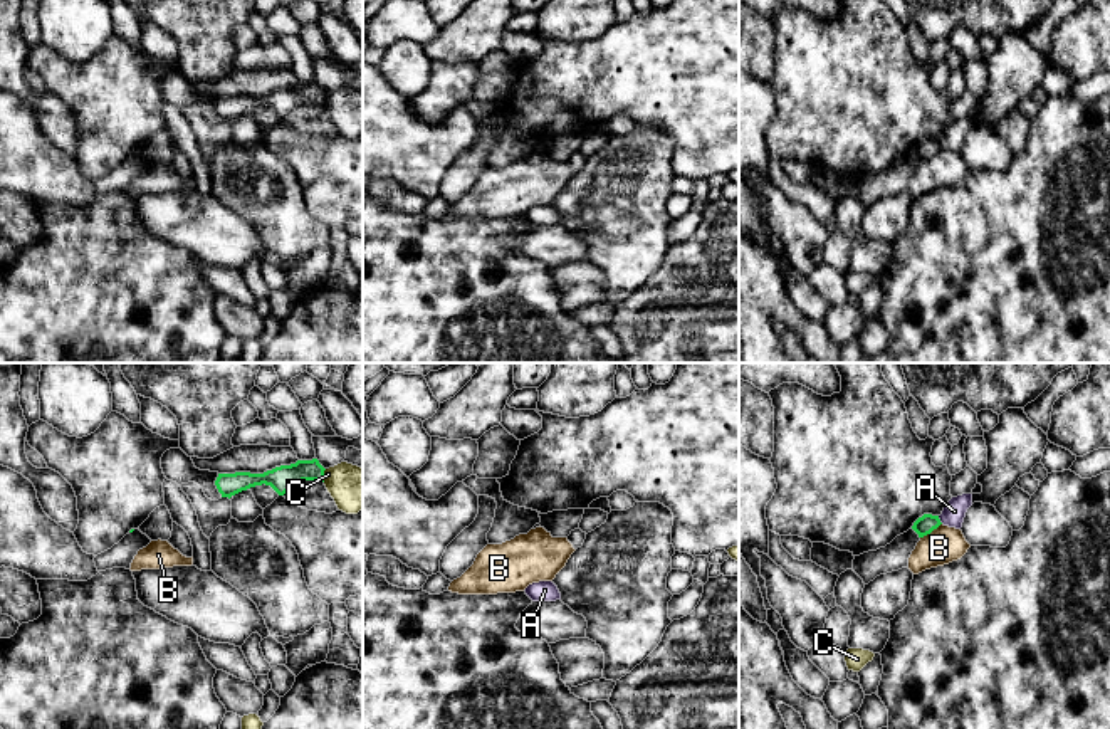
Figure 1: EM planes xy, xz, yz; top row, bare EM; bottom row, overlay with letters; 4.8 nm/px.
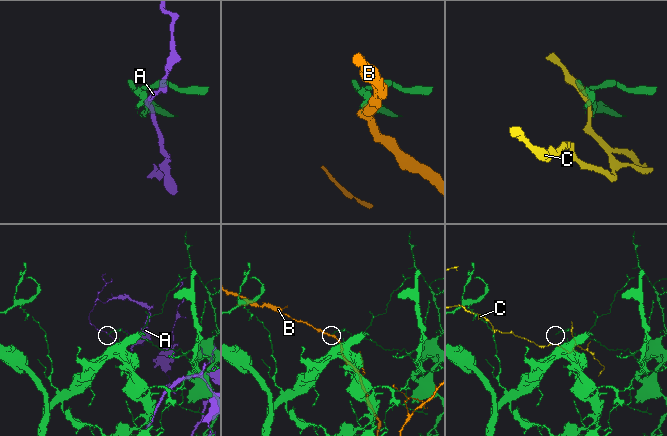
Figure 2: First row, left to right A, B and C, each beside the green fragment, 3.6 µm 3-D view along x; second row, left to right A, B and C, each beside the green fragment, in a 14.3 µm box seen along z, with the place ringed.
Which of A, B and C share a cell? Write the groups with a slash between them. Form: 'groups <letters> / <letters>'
groups A / B / C

